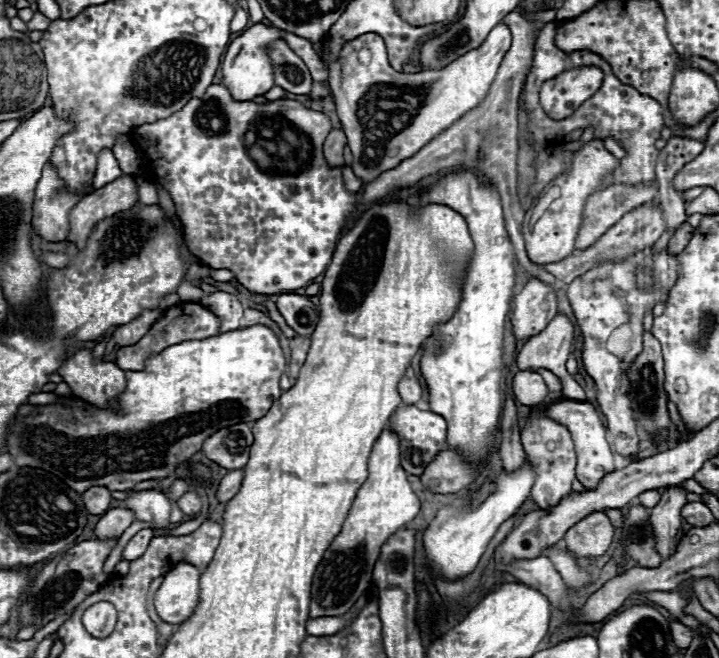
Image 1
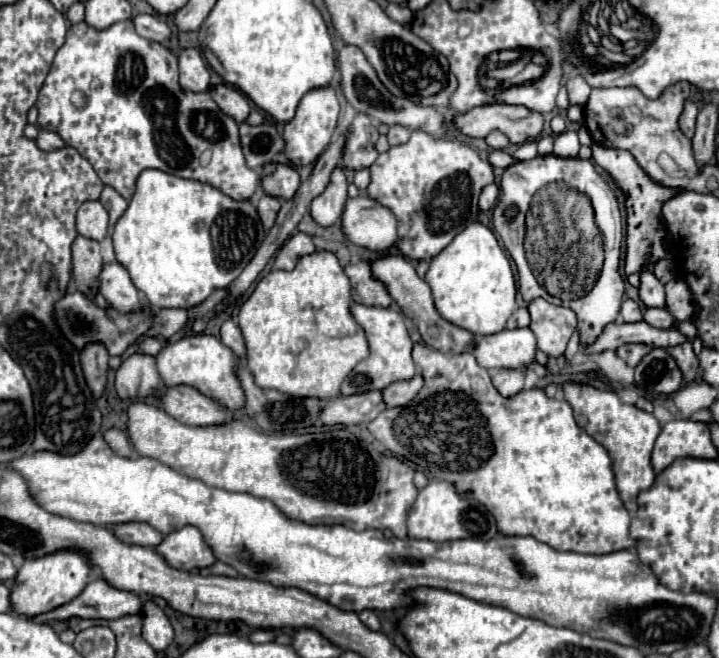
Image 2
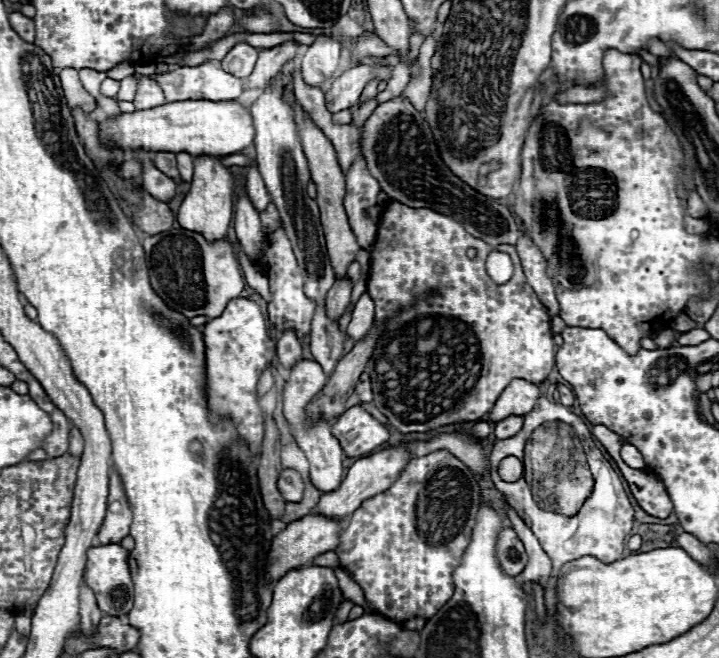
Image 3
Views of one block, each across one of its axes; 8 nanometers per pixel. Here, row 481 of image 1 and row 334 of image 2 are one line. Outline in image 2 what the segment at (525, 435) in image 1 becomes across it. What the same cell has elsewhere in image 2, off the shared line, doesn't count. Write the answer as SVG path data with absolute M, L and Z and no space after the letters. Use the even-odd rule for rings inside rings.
M542 298L532 300L528 310L532 316L530 330L538 340L538 348L548 358L560 358L576 330L576 314L570 308L548 304Z

